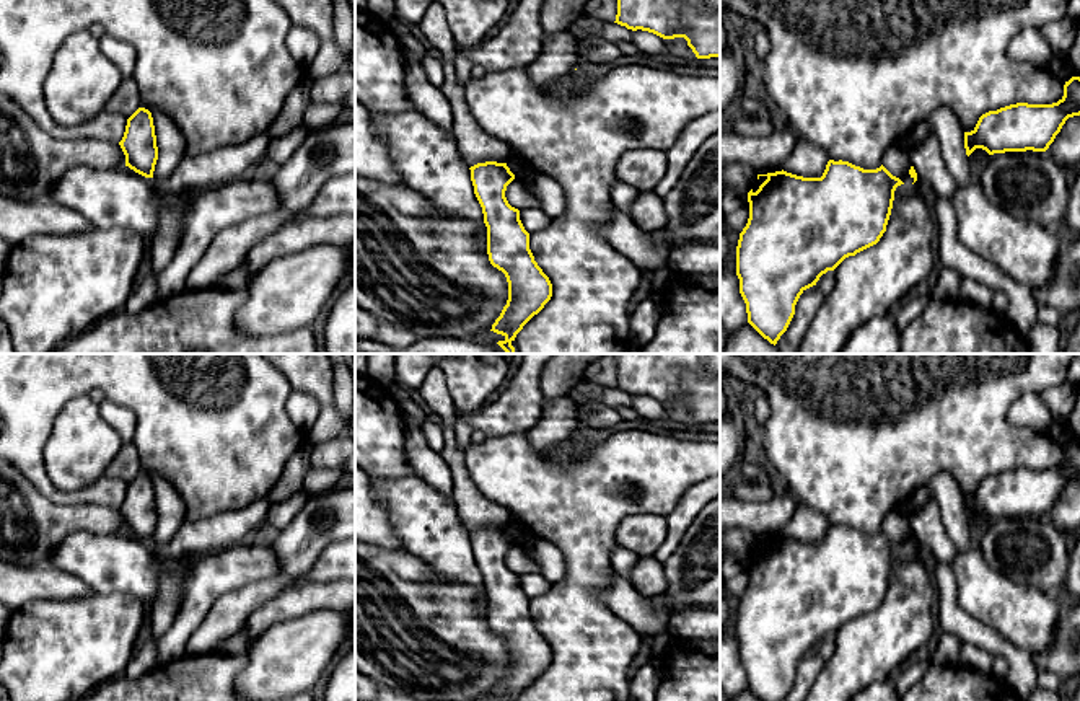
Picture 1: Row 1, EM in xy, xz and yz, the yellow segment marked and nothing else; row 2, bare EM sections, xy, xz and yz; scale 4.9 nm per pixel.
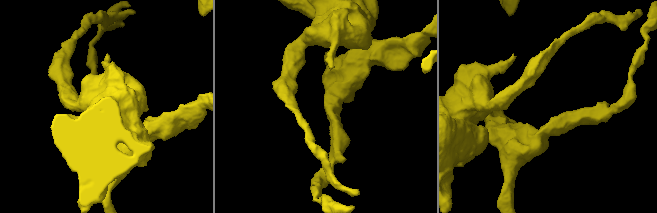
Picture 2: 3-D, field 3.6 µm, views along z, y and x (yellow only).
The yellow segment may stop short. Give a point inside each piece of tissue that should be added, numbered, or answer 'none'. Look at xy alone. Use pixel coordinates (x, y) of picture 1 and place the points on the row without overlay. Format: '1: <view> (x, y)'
none

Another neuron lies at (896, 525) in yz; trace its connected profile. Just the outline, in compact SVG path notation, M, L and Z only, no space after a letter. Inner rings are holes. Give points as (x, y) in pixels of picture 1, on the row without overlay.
M899 505L886 515L881 530L902 548L912 549L914 543L909 540L911 518L912 510L907 505Z

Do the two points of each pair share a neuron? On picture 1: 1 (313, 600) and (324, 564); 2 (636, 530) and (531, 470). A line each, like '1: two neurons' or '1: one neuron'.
1: two neurons
2: two neurons

